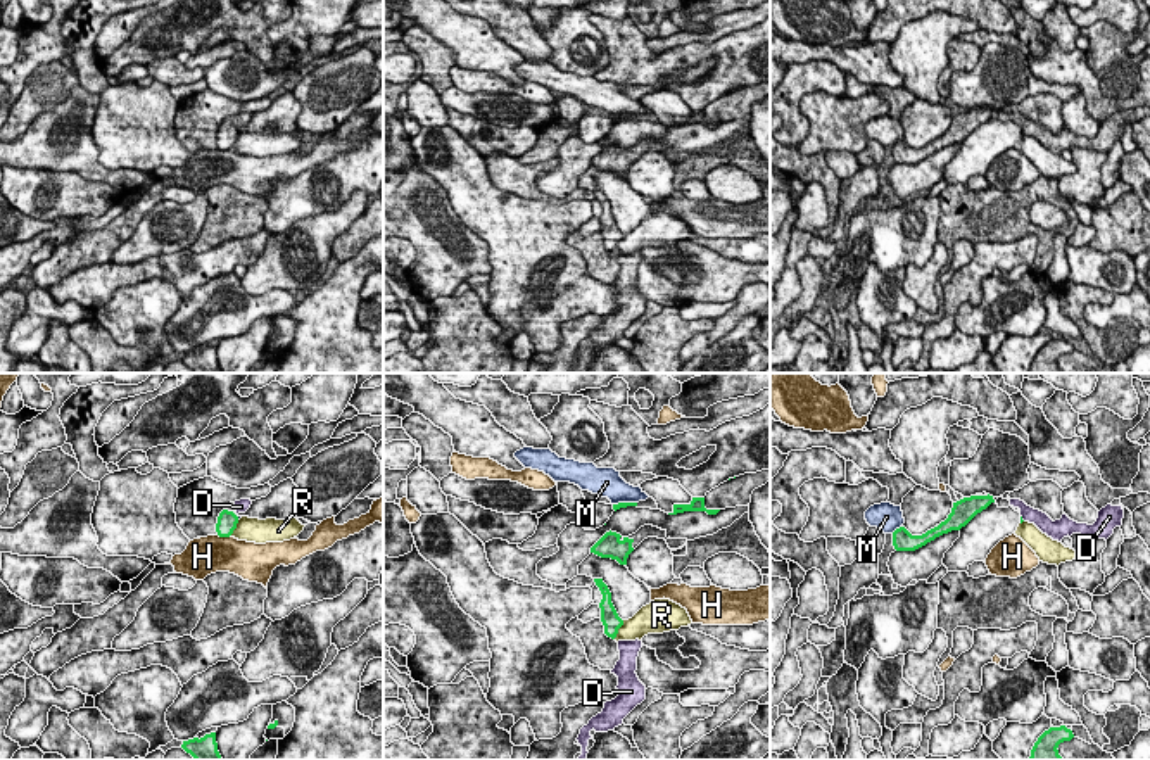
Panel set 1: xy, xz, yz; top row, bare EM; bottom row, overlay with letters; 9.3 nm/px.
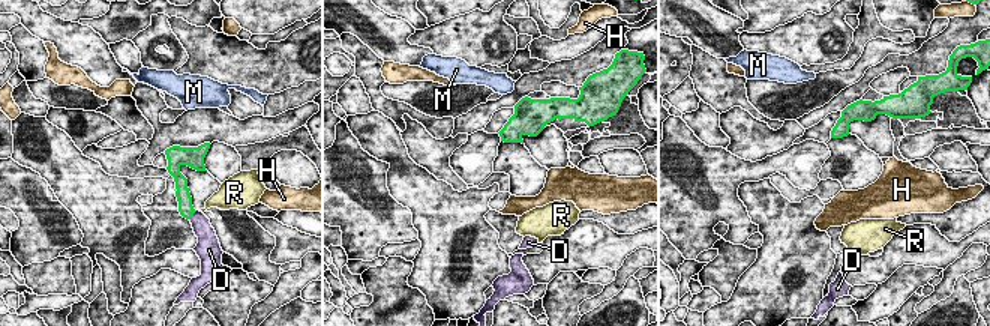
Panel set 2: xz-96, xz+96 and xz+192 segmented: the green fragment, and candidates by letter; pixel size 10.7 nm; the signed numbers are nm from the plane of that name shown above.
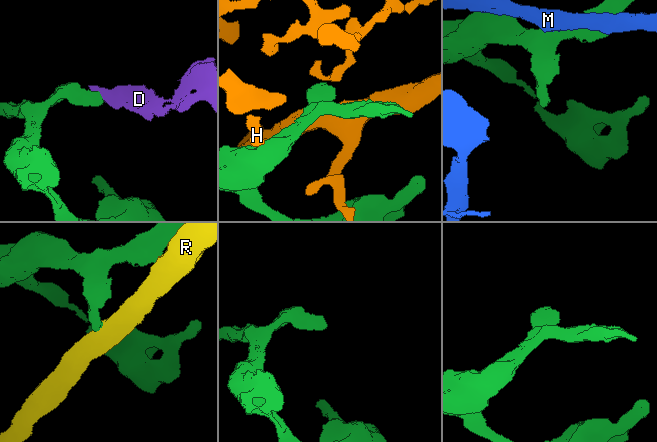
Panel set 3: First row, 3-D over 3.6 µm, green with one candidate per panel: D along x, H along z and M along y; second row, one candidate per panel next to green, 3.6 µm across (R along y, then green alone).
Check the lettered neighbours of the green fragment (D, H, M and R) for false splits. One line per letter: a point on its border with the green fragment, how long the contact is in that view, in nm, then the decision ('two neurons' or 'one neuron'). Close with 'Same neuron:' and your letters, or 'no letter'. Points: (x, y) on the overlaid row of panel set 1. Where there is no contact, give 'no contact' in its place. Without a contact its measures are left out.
D: meets green in xy at (237, 517); contact 60 nm long; one neuron
H: meets green in xy at (225, 536); contact 130 nm long; two neurons
M: meets green in yz at (897, 529); contact 130 nm long; two neurons
R: meets green in xz at (619, 627); contact 200 nm long; two neurons
Same neuron: D

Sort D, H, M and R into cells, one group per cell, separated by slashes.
D / H / M / R

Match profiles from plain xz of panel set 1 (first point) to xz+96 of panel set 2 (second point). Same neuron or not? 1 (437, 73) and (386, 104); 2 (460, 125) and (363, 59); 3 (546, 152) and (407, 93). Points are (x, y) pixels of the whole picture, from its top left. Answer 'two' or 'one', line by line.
1: one
2: one
3: two

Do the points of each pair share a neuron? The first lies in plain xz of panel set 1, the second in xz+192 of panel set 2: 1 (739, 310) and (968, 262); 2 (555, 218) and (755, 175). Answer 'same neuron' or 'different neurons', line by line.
1: same neuron
2: different neurons

